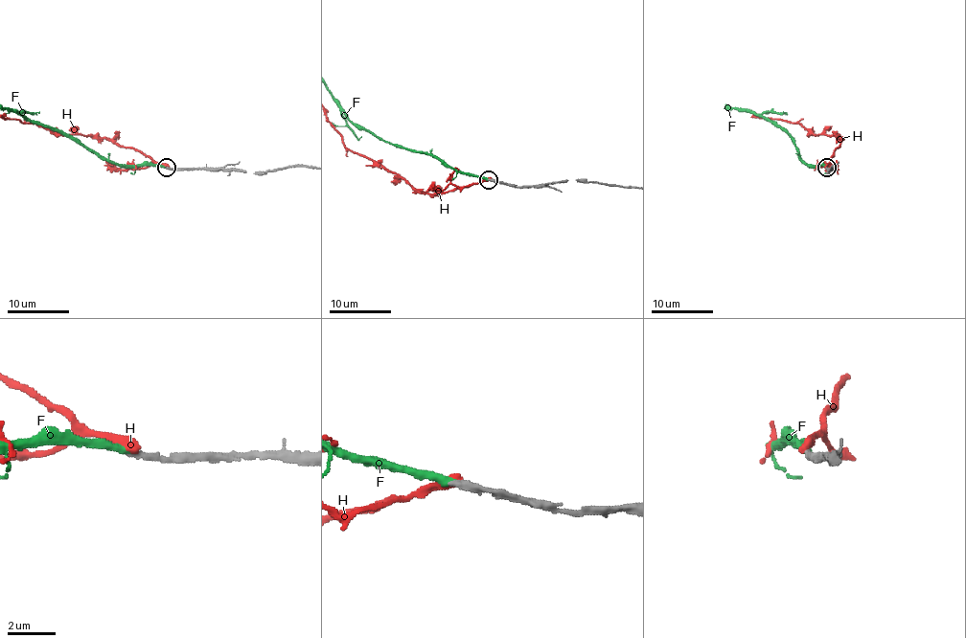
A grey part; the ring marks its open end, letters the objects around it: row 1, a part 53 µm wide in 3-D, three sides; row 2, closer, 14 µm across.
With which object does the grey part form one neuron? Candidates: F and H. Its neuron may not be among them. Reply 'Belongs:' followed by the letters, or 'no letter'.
Belongs: F

